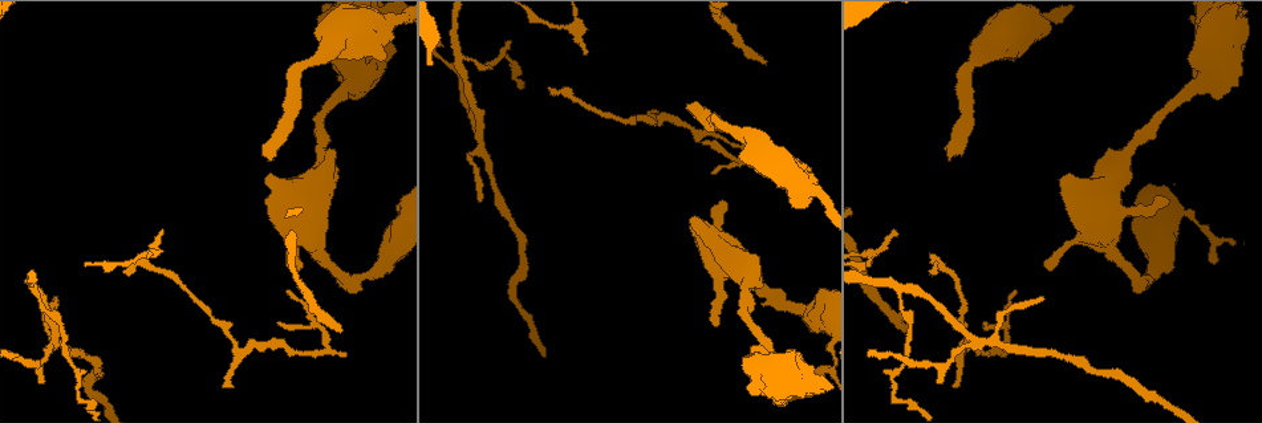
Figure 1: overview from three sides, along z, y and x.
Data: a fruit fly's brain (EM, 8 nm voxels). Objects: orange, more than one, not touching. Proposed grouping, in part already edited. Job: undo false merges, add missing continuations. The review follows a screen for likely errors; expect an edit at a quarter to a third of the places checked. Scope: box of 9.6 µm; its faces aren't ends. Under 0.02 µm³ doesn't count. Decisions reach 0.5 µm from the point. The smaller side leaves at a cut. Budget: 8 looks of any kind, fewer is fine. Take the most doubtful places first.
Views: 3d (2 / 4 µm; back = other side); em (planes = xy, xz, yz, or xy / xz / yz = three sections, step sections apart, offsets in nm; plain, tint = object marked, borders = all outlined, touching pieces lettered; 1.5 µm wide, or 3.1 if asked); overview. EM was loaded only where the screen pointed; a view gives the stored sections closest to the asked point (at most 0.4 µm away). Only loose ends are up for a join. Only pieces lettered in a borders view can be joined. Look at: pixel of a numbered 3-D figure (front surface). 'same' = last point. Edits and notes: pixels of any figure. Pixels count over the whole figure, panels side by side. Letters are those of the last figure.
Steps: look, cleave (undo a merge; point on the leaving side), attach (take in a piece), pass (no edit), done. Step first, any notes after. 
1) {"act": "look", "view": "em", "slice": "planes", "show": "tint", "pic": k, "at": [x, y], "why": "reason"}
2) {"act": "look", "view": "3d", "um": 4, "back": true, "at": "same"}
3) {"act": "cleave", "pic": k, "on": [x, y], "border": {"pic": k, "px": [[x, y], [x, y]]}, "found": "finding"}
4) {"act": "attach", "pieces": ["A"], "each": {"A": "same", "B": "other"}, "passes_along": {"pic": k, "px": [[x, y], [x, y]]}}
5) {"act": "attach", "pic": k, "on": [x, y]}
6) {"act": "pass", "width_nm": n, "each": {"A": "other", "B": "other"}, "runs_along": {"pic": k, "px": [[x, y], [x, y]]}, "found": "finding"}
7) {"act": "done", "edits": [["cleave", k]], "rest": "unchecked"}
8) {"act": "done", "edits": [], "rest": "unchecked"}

{"act": "look", "view": "em", "slice": "planes", "show": "borders", "pic": 1, "at": [957, 386], "why": "branch stops here"}

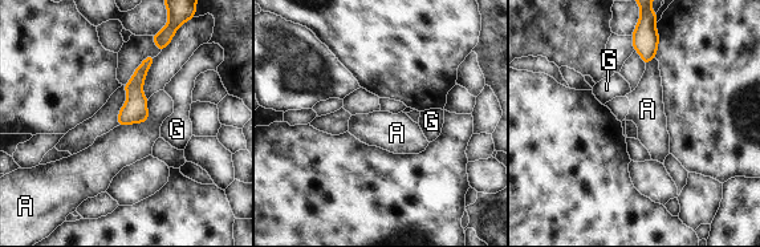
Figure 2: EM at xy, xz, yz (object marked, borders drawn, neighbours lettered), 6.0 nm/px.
{"act": "pass", "each": {"A": "other", "G": "other"}, "runs_along": {"pic": 2, "px": [[149, 60], [121, 121]]}, "found": "no lettered piece goes on from it"}

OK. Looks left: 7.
{"act": "look", "view": "em", "um": 3.1, "slice": "yz", "step": 8, "show": "plain", "pic": 1, "at": [478, 136], "why": "three arms meet"}

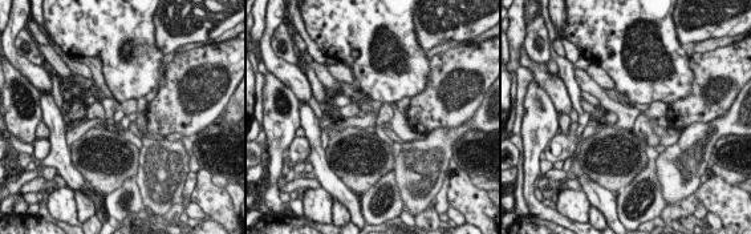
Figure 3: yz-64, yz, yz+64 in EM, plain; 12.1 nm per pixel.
{"act": "look", "view": "em", "um": 3.1, "slice": "yz", "step": 8, "show": "borders", "at": "same"}

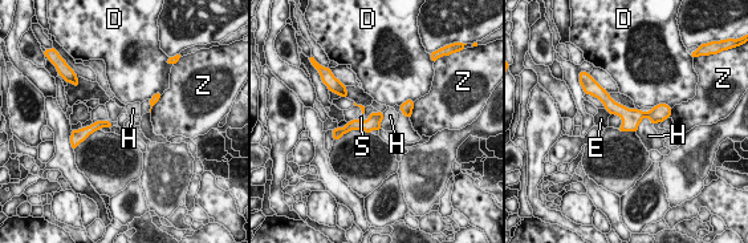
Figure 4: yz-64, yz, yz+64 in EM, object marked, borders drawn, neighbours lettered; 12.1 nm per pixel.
{"act": "pass", "each": {"D": "other", "E": "other", "H": "other", "S": "other", "Z": "other"}, "border": {"pic": 4, "px": [[646, 116], [635, 132]]}, "found": "one neuron here"}

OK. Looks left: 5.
{"act": "look", "view": "3d", "um": 4, "pic": 1, "at": [550, 86], "why": "tapers out"}

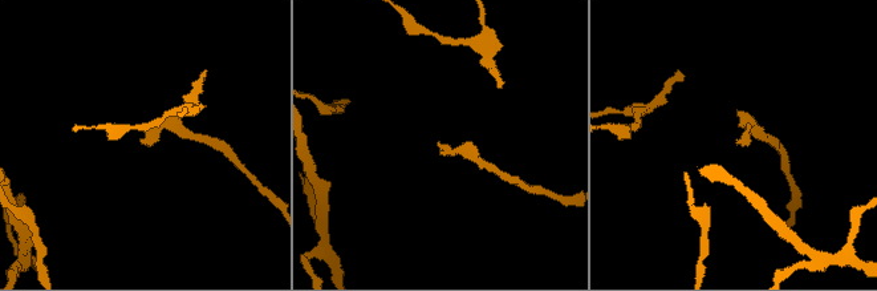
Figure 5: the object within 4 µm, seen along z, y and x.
{"act": "look", "view": "em", "slice": "planes", "show": "borders", "pic": 5, "at": [740, 141]}

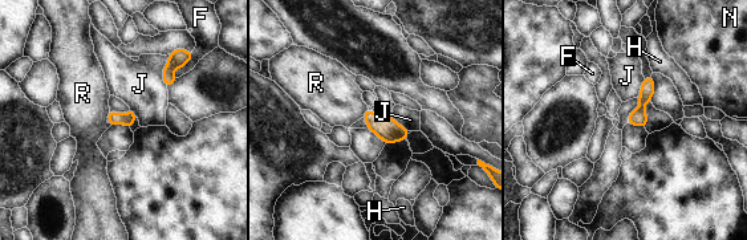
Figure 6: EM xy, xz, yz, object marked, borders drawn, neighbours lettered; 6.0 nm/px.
{"act": "pass", "width_nm": 80, "longest_contact_nm": ["J", 200], "each": {"F": "other", "H": "other", "J": "other", "N": "other", "R": "other"}, "found": "no lettered piece goes on from it"}

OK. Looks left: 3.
{"act": "done", "edits": [], "rest": "unchecked"}

